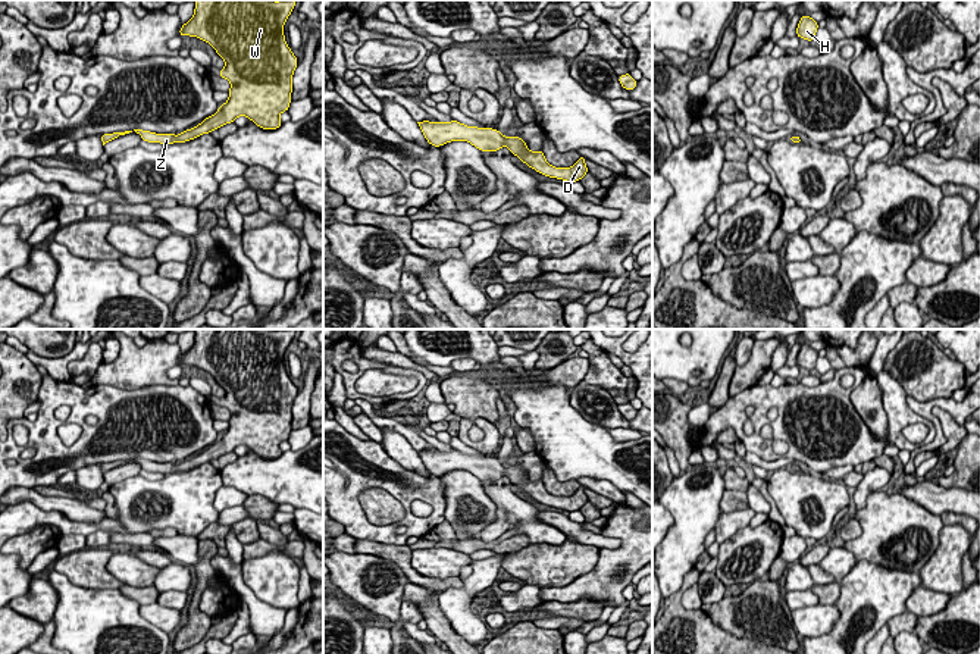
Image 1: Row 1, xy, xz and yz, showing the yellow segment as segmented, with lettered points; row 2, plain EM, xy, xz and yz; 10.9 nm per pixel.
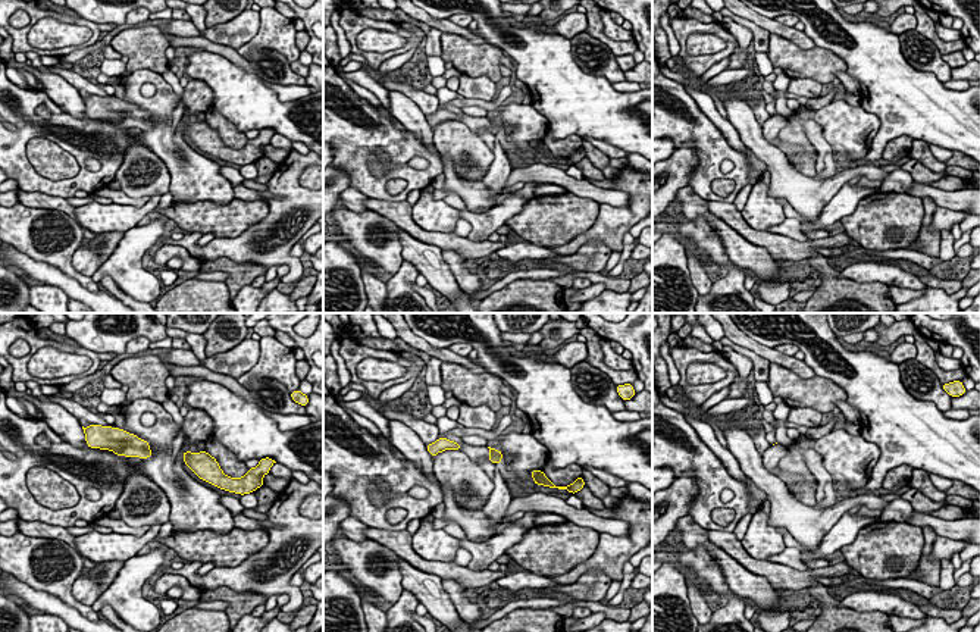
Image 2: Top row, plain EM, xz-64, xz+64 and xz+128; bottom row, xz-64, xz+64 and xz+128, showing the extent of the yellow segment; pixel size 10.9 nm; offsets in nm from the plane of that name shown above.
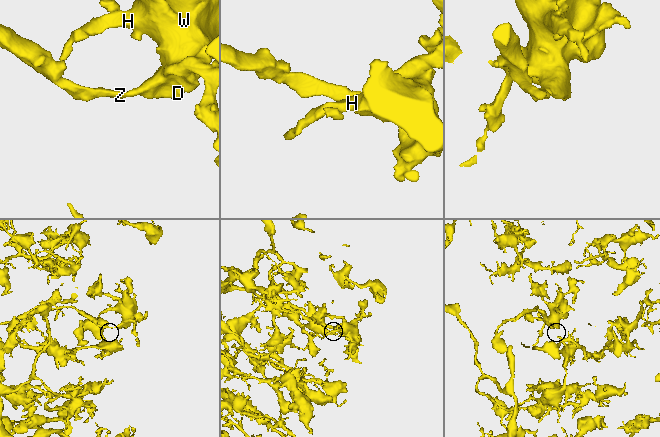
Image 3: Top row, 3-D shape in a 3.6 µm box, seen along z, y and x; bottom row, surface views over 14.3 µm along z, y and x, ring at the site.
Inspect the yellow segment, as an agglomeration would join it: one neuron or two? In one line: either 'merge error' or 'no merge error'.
no merge error

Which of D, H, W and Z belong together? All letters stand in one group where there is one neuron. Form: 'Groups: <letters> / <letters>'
Groups: D H W Z

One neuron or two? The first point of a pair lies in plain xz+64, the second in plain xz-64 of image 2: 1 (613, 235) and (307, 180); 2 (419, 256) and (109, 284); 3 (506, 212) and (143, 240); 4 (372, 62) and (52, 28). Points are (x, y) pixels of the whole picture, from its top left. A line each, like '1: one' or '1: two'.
1: two
2: one
3: one
4: two

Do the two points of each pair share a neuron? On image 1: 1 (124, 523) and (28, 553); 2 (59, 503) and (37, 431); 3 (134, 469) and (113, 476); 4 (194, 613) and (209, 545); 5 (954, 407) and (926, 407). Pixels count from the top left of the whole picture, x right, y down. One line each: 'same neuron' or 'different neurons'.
1: different neurons
2: different neurons
3: same neuron
4: same neuron
5: same neuron

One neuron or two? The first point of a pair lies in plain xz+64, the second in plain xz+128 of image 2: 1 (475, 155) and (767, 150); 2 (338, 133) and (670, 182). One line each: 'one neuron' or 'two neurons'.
1: two neurons
2: two neurons

